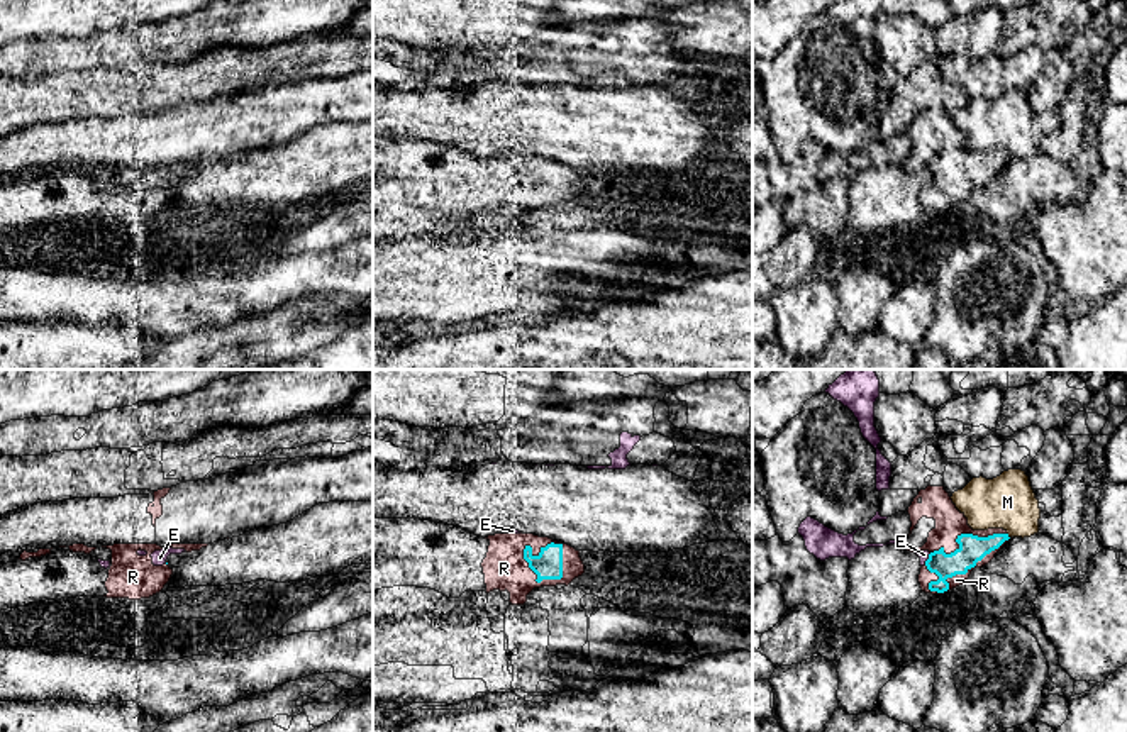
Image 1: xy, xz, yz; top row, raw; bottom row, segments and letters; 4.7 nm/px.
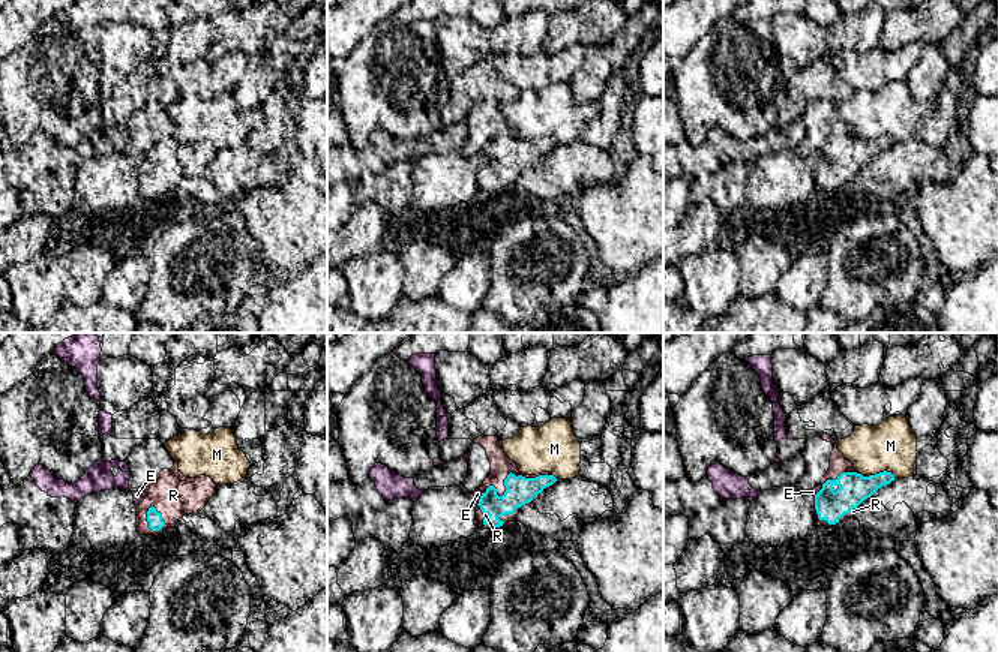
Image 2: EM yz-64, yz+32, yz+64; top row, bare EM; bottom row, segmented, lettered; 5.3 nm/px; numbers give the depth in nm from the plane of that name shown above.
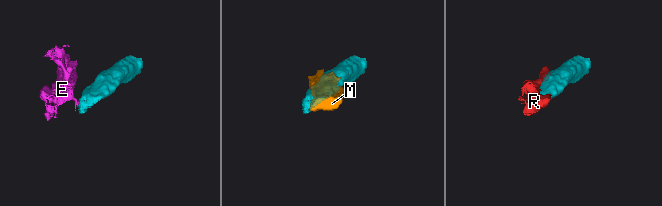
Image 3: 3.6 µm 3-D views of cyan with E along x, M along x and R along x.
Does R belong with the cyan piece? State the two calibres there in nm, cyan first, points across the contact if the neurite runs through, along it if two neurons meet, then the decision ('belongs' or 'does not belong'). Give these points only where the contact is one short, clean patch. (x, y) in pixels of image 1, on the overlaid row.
140/180 nm | belongs

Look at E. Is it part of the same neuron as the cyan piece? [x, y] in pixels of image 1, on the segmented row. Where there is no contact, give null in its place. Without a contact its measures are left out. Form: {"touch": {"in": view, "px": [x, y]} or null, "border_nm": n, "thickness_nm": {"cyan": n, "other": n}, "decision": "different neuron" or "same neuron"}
{"touch": {"in": "yz", "px": [929, 558]}, "border_nm": 70, "thickness_nm": {"cyan": 130, "other": 50}, "decision": "different neuron"}

